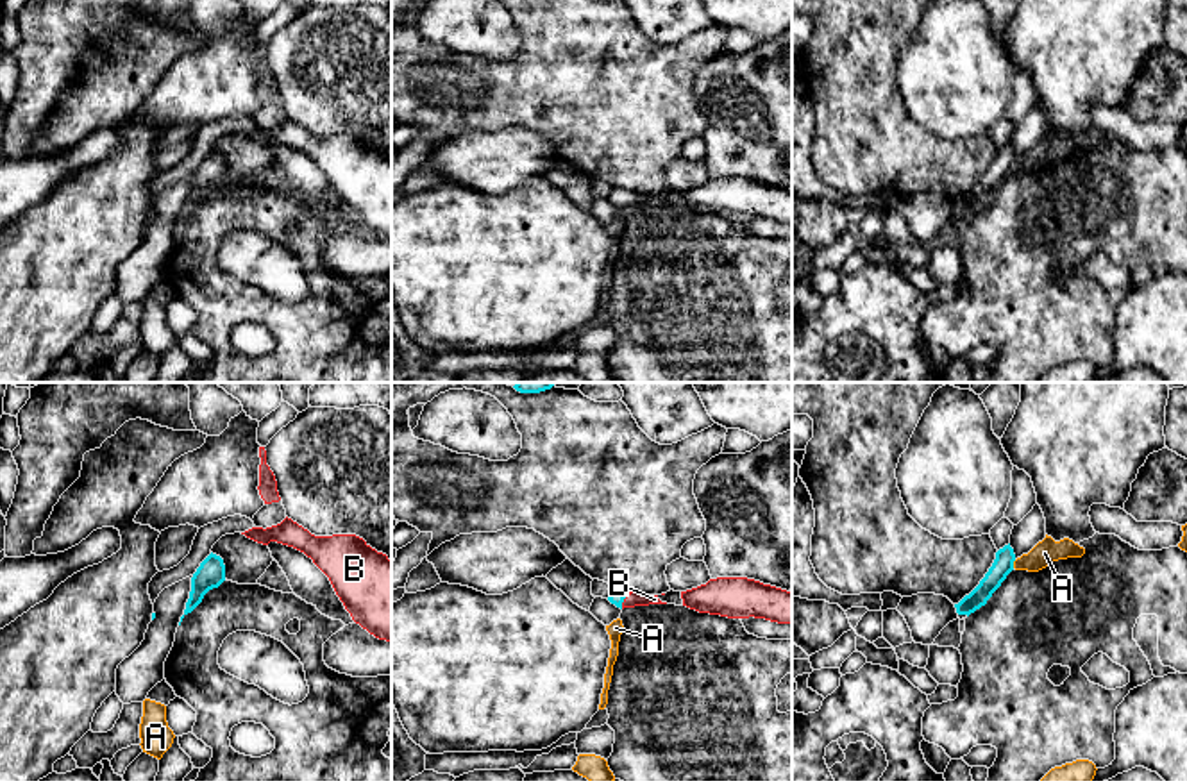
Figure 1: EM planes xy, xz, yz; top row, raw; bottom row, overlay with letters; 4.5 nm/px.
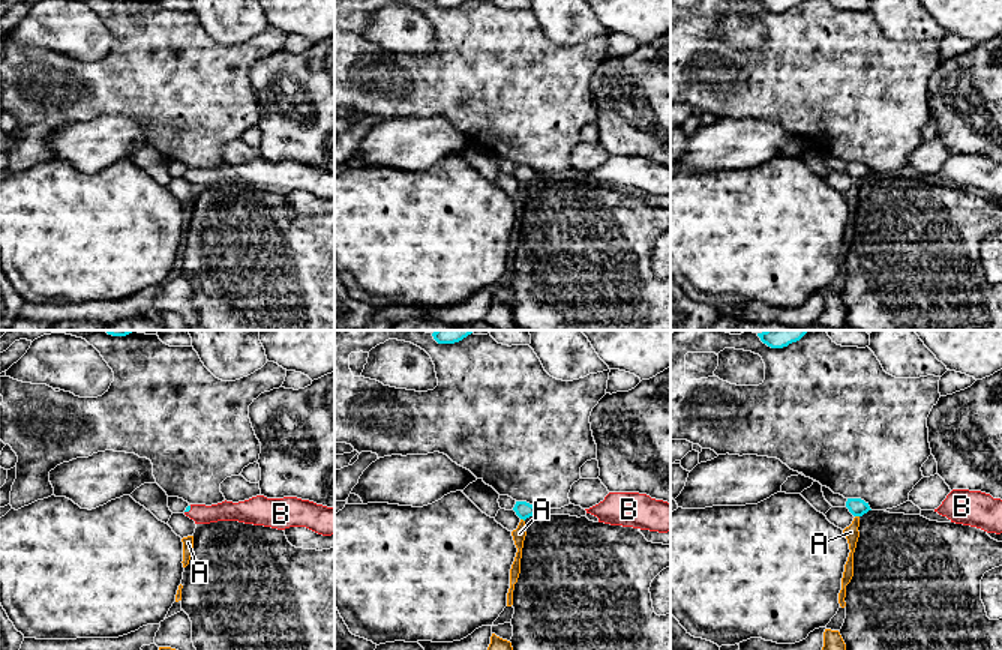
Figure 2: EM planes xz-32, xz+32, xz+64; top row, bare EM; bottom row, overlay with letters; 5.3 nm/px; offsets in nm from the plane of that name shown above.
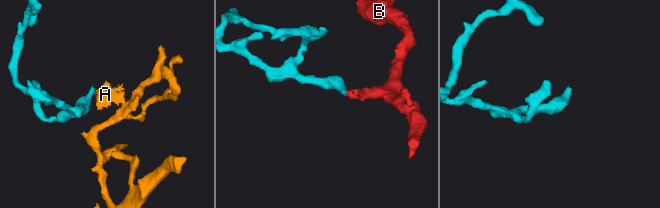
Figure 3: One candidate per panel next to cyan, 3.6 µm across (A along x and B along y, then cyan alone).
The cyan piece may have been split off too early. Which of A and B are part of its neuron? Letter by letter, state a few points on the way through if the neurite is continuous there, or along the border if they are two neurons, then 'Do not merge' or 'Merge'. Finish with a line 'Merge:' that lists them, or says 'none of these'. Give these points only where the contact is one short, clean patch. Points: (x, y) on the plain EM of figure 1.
A: Boundary: yz (1016, 159), (1012, 167). Do not merge
B: Path across: xz (615, 197), (622, 201), (633, 199). Merge
Merge: B

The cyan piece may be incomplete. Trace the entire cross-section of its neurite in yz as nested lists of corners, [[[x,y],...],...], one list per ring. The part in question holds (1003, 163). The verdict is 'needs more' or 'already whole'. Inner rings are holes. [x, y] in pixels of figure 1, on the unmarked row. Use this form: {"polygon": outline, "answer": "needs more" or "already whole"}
{"polygon": [[[1005,145],[996,152],[996,159],[980,184],[965,195],[958,204],[955,204],[958,214],[971,214],[992,197],[992,193],[1001,186],[1006,175],[1014,170],[1015,154],[1014,148]]], "answer": "already whole"}

